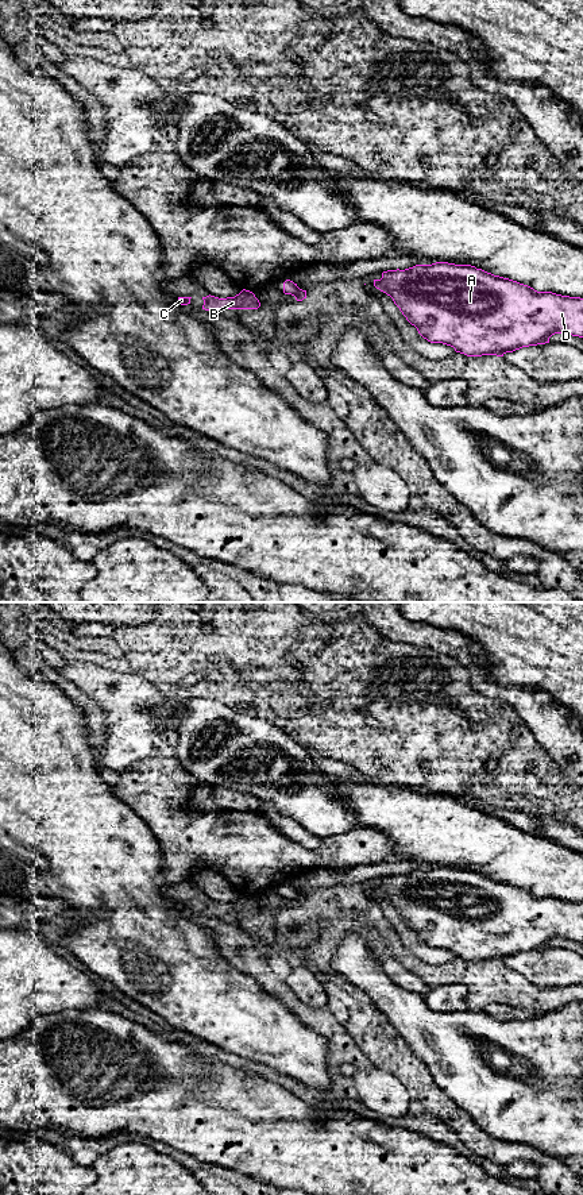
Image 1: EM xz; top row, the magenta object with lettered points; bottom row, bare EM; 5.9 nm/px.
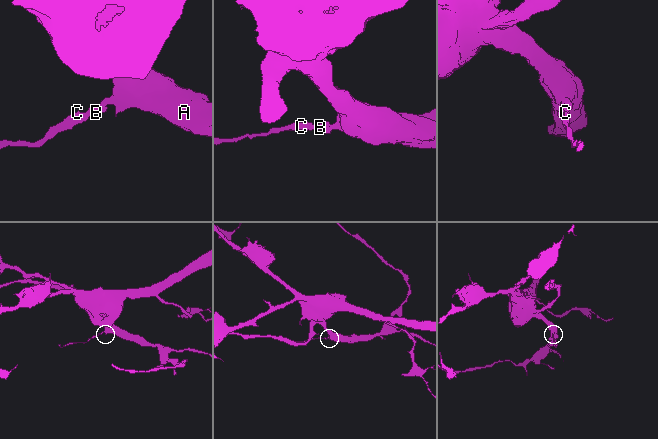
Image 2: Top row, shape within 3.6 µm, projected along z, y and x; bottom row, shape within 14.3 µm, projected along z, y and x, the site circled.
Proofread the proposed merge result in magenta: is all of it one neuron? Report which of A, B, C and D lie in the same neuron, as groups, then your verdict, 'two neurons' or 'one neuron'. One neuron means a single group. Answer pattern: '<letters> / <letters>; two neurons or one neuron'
A B C D; one neuron

